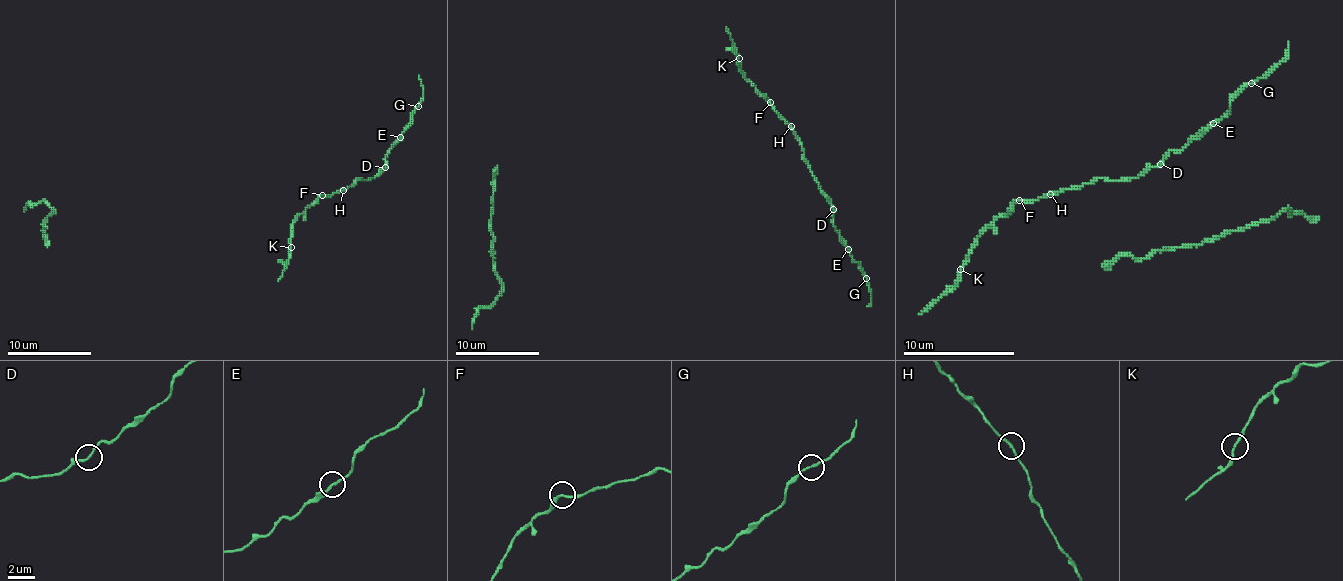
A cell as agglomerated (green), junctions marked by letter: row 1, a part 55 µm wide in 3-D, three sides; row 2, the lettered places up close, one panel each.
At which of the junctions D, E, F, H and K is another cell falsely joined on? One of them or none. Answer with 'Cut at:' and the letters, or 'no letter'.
Cut at: no letter

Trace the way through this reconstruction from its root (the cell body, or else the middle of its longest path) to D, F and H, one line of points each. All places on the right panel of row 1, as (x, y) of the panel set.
D: (949, 286), (958, 283), (974, 242), (1019, 200), (1038, 200), (1099, 178), (1135, 178), (1160, 164)
F: (949, 286), (952, 289), (958, 283), (958, 272), (974, 242), (1019, 200)
H: (949, 286), (952, 289), (958, 283), (958, 272), (974, 242), (999, 217), (1019, 200), (1035, 200), (1049, 194)

